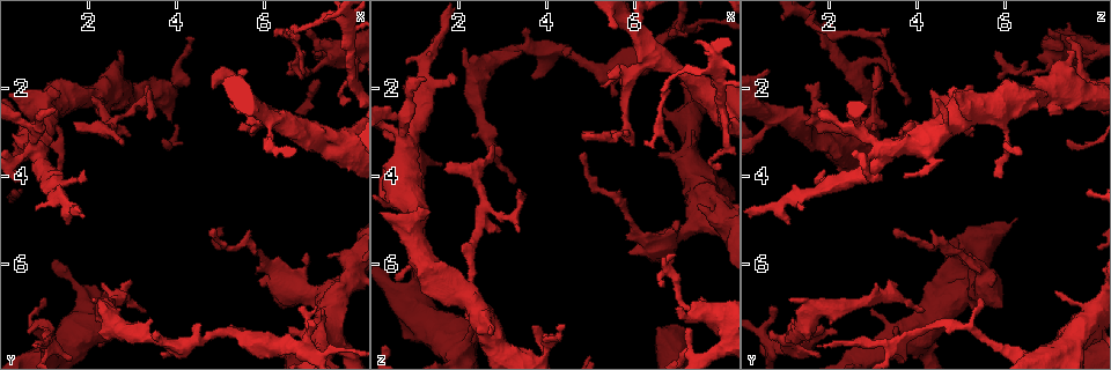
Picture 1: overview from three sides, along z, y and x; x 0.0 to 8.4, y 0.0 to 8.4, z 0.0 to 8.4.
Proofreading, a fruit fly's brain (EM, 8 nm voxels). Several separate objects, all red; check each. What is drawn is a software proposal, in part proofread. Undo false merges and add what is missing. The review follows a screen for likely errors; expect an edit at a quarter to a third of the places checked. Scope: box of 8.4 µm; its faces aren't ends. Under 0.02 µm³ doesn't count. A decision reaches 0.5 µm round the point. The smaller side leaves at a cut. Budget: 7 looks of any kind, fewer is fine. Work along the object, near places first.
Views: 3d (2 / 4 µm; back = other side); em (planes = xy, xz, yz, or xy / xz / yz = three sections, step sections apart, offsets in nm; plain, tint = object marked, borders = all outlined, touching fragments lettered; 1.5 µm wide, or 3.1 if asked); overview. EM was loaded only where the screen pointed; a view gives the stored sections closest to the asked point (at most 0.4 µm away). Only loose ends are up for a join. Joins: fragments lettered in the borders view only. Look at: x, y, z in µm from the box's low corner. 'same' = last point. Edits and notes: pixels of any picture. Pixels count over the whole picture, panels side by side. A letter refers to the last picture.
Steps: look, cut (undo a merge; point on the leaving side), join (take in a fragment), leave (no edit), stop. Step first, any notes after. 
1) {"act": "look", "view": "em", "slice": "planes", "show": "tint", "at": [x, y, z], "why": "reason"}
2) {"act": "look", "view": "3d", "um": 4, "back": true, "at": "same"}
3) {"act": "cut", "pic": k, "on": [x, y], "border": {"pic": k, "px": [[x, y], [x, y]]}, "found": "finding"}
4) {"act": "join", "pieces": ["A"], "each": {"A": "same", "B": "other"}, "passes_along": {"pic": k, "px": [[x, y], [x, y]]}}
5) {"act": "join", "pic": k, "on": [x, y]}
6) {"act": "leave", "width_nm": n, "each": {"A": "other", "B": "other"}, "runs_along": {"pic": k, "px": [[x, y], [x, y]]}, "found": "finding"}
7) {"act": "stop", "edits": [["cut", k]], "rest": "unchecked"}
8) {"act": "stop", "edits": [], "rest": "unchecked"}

{"act": "look", "view": "em", "slice": "xz", "step": 4, "show": "tint", "at": [7.05, 5.80, 5.20], "why": "branch stops here"}

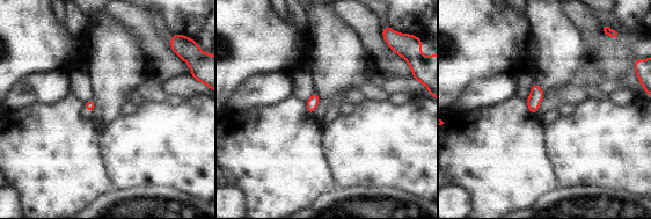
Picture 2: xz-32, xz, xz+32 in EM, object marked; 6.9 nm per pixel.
{"act": "look", "view": "em", "slice": "planes", "show": "borders", "at": "same"}

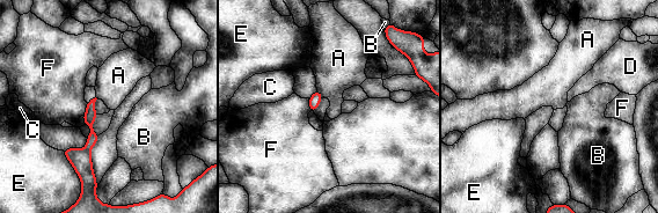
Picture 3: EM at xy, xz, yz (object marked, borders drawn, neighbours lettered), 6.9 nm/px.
{"act": "leave", "each": {"A": "other", "B": "other", "C": "other", "D": "other", "E": "other", "F": "other"}, "border": {"pic": 3, "px": [[317, 89], [322, 97]]}, "found": "no lettered fragment goes on from it"}

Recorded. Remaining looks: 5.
{"act": "look", "view": "3d", "um": 2, "at": [6.90, 0.70, 7.05], "why": "thick end"}

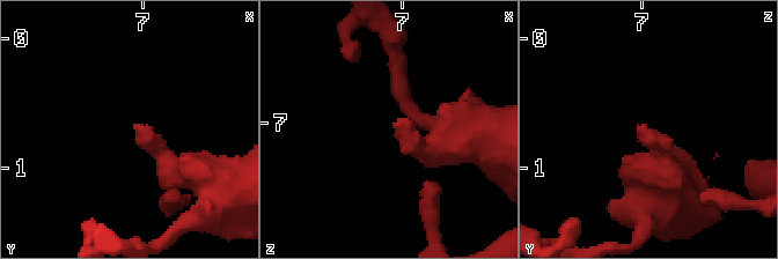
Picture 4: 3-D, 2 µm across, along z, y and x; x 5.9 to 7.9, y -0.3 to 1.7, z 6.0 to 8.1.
{"act": "look", "view": "em", "slice": "planes", "show": "borders", "at": [6.94, 0.70, 7.00]}

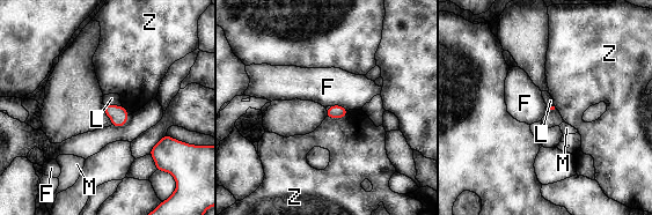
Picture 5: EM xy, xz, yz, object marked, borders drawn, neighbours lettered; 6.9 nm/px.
{"act": "join", "pieces": ["L"], "each": {"F": "other", "L": "same", "M": "other", "Z": "other"}, "passes_along": {"pic": 5, "px": [[118, 115], [114, 105], [111, 98]]}, "found": "the neuron continues"}

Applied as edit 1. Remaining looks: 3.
{"act": "look", "view": "em", "slice": "planes", "show": "borders", "at": [6.85, 1.75, 3.40], "why": "branch stops here"}

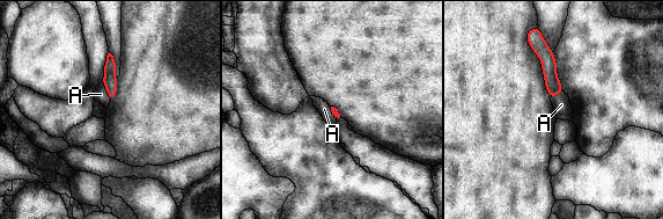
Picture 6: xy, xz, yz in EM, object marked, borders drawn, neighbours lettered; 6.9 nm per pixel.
{"act": "leave", "each": {"A": "other"}, "runs_along": {"pic": 6, "px": [[535, 44], [547, 58], [552, 93]]}, "found": "no lettered fragment goes on from it"}

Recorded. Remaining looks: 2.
{"act": "stop", "edits": [["join", 5]], "rest": "unchecked"}

